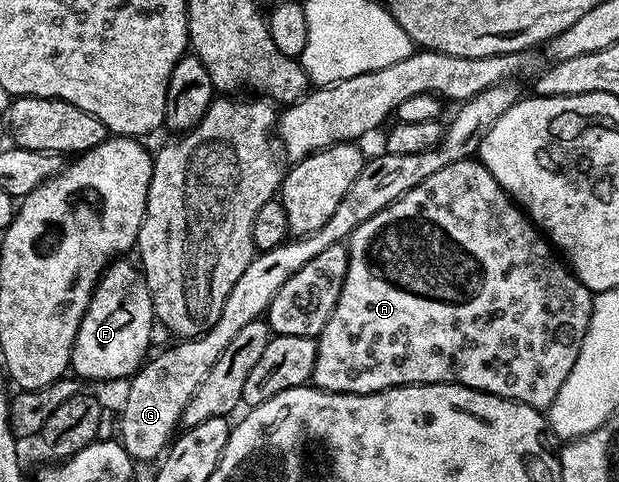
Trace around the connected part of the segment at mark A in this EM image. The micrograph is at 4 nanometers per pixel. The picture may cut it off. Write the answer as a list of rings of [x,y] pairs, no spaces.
[[[470,158],[463,162],[451,162],[451,166],[443,166],[443,170],[435,170],[435,174],[431,174],[431,178],[423,178],[423,182],[419,182],[419,186],[415,186],[407,194],[399,197],[391,206],[379,210],[379,214],[367,218],[367,222],[360,224],[349,235],[347,247],[349,250],[349,265],[343,282],[343,290],[339,294],[339,302],[335,306],[327,326],[323,326],[320,336],[316,337],[317,357],[315,358],[315,370],[312,378],[312,383],[316,387],[321,388],[324,392],[344,392],[350,396],[370,396],[373,392],[382,392],[388,388],[402,388],[405,384],[461,384],[464,388],[474,388],[480,392],[490,392],[508,400],[518,400],[520,404],[526,404],[538,410],[548,410],[551,402],[555,402],[555,394],[559,394],[560,388],[563,387],[563,382],[567,382],[567,374],[571,374],[571,366],[575,366],[575,358],[579,358],[579,350],[583,346],[583,338],[587,334],[587,326],[593,313],[594,293],[578,282],[577,277],[562,263],[558,253],[554,251],[548,239],[539,231],[537,225],[518,207],[513,197],[505,193],[499,186],[497,179],[485,169],[480,159]]]

